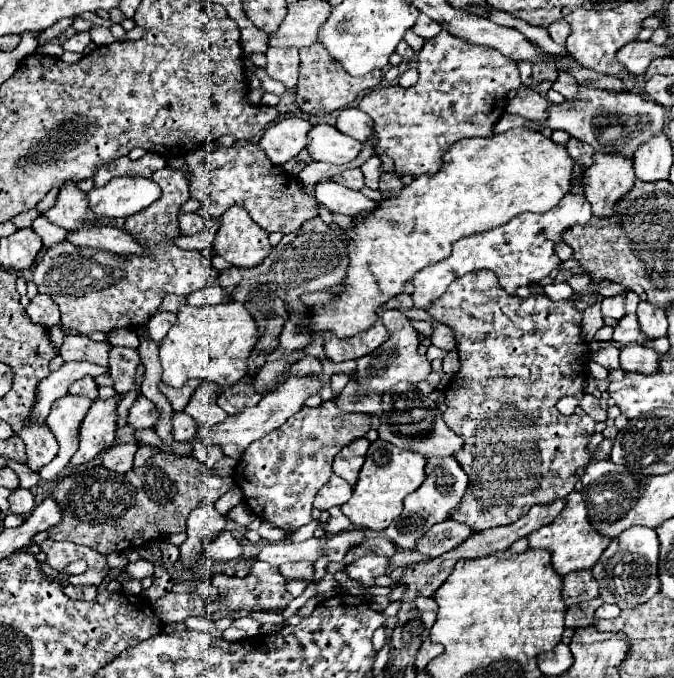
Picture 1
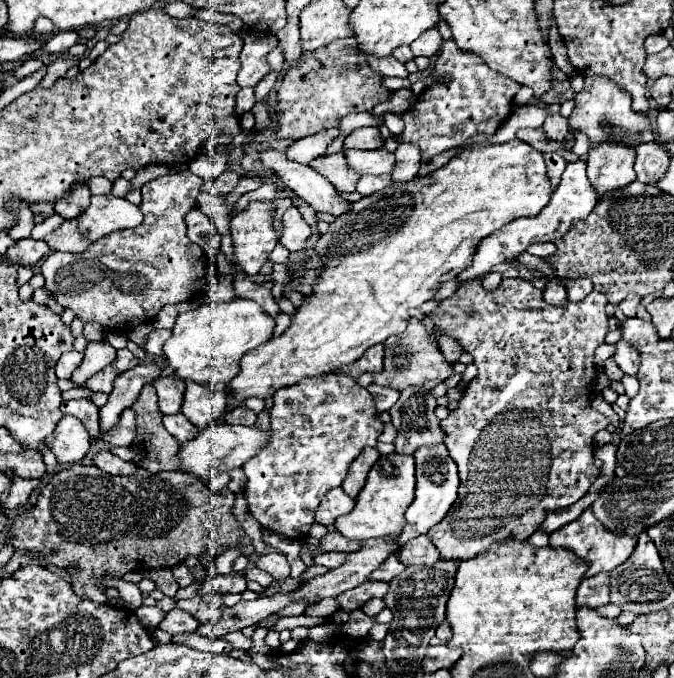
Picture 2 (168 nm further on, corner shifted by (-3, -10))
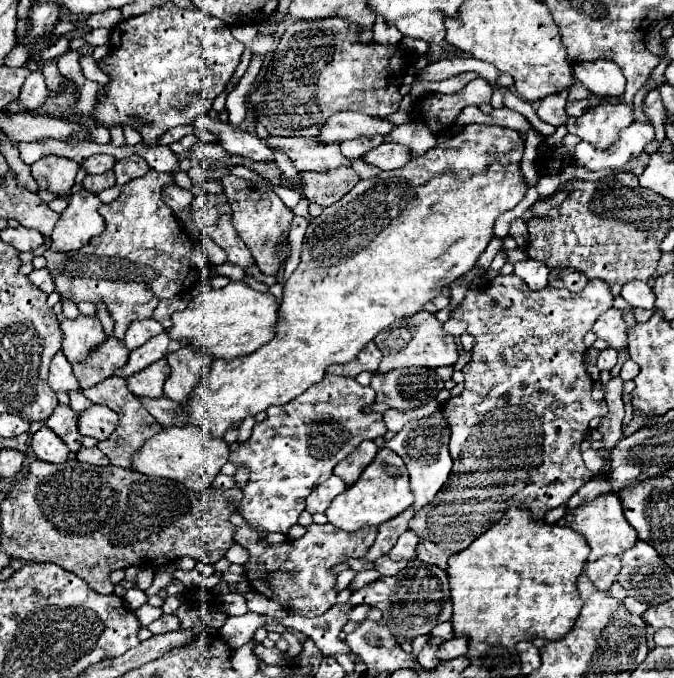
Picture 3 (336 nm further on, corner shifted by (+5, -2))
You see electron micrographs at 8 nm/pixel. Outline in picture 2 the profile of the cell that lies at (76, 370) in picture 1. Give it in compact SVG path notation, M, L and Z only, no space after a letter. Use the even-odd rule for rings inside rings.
M102 340L102 342L88 342L86 350L84 350L84 360L76 368L76 372L72 374L70 380L76 382L78 386L86 386L86 380L90 376L100 372L102 368L106 368L114 360L116 360L116 350L106 340Z

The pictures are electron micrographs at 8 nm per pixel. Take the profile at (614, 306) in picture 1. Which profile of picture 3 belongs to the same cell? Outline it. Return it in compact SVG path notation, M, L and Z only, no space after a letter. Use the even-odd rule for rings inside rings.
M628 282L622 286L620 294L630 306L640 308L654 308L654 292L646 282Z

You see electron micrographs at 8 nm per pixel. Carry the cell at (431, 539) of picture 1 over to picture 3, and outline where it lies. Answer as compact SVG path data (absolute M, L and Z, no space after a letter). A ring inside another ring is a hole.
M406 530L398 542L392 546L388 556L392 560L412 560L416 558L416 546L418 546L418 536L414 530Z

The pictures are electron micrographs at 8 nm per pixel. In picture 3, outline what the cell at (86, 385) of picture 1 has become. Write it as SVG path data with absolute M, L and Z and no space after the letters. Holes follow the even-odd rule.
M58 404L54 408L54 412L52 412L52 416L46 422L46 426L50 426L56 434L60 434L60 438L64 438L64 442L68 444L72 454L76 454L82 448L82 436L80 436L80 430L78 430L78 418L80 418L80 414L74 412L70 406Z

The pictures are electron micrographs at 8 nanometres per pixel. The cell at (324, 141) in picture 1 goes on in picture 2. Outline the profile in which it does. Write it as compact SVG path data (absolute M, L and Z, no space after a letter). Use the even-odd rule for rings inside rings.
M386 148L380 150L348 150L346 152L348 166L358 174L392 174L392 166L396 162L394 152Z

